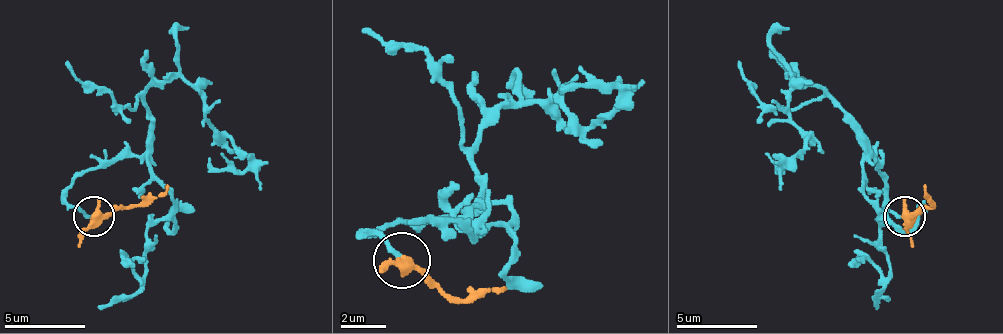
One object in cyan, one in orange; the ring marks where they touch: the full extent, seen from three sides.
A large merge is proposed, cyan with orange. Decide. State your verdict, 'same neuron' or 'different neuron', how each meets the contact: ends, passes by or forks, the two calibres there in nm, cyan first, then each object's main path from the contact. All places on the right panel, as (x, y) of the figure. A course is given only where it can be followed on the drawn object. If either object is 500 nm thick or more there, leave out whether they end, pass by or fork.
same neuron; cyan ends; orange passes by; calibres 190 and 440 nm; course cyan (903, 217), (883, 201), (863, 132), (818, 87), (790, 83), (790, 116), (810, 136), (782, 169), (778, 156); course orange (903, 217), (932, 205), (924, 185)

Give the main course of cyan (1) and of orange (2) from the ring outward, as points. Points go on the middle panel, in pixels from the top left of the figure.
1: (400, 259), (366, 230), (462, 219), (502, 106), (558, 101), (587, 129), (615, 106), (609, 89), (564, 84)
2: (400, 259), (457, 298), (479, 298), (508, 287)

